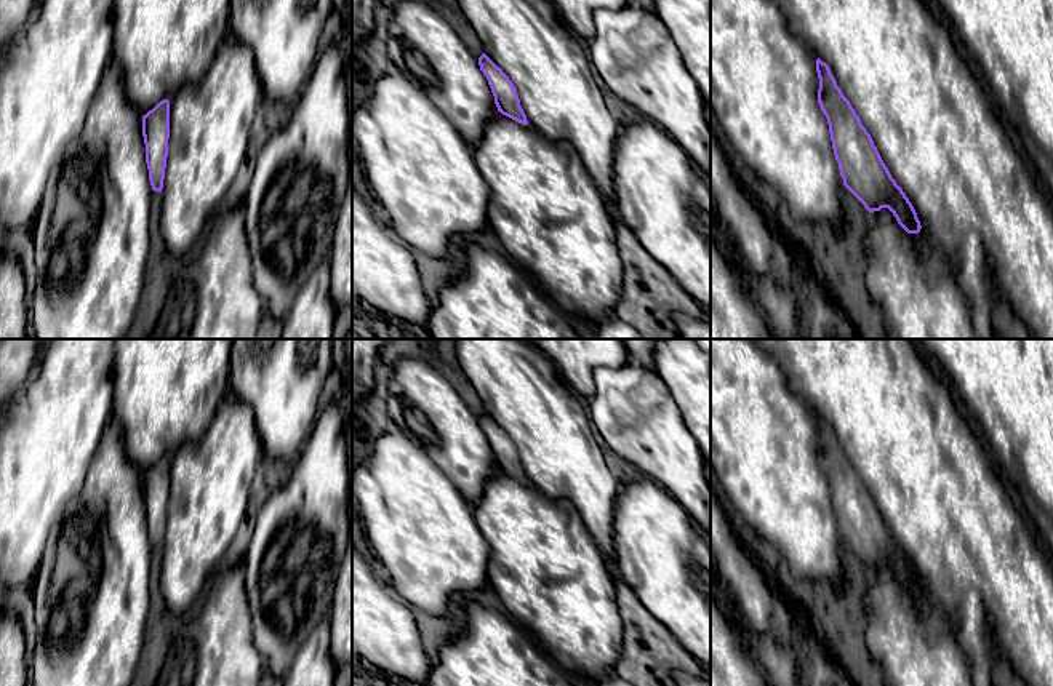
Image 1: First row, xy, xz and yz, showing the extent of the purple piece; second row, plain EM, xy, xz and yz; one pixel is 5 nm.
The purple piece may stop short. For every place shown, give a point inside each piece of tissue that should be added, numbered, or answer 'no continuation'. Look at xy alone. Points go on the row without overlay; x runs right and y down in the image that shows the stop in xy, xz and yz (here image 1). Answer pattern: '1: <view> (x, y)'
no continuation

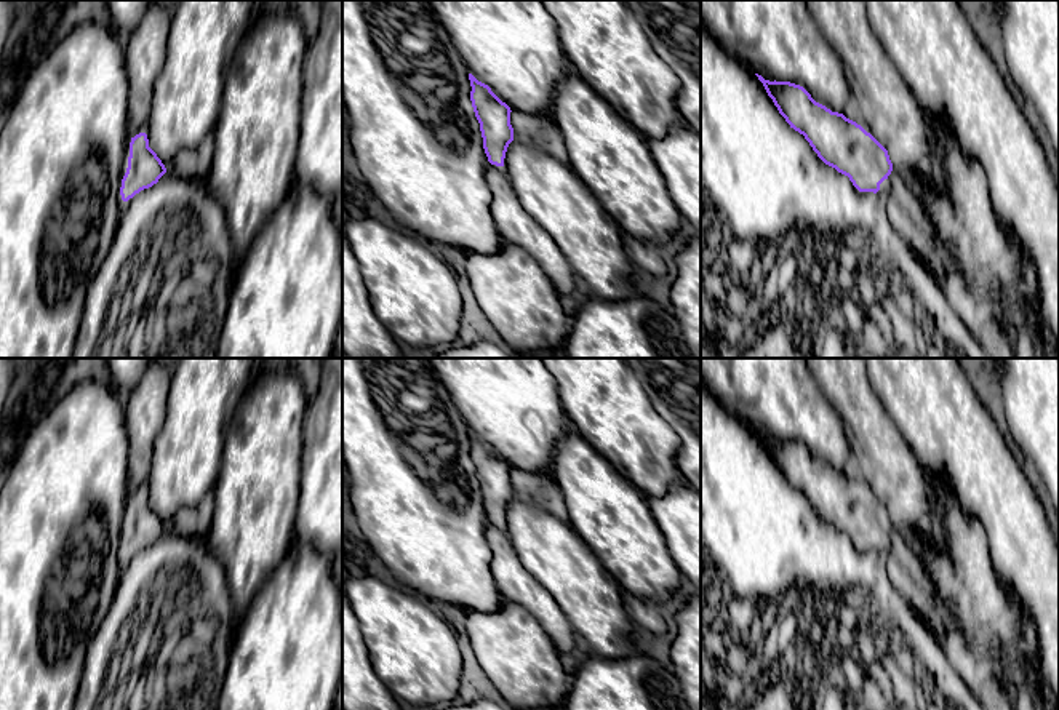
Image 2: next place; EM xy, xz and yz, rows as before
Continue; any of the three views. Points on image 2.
1: yz (903, 565)

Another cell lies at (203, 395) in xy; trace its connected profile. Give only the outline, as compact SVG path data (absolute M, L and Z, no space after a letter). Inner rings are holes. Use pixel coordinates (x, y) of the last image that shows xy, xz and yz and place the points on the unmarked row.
M179 358L173 366L166 419L154 441L149 505L166 529L181 509L213 496L224 438L248 390L256 358Z

